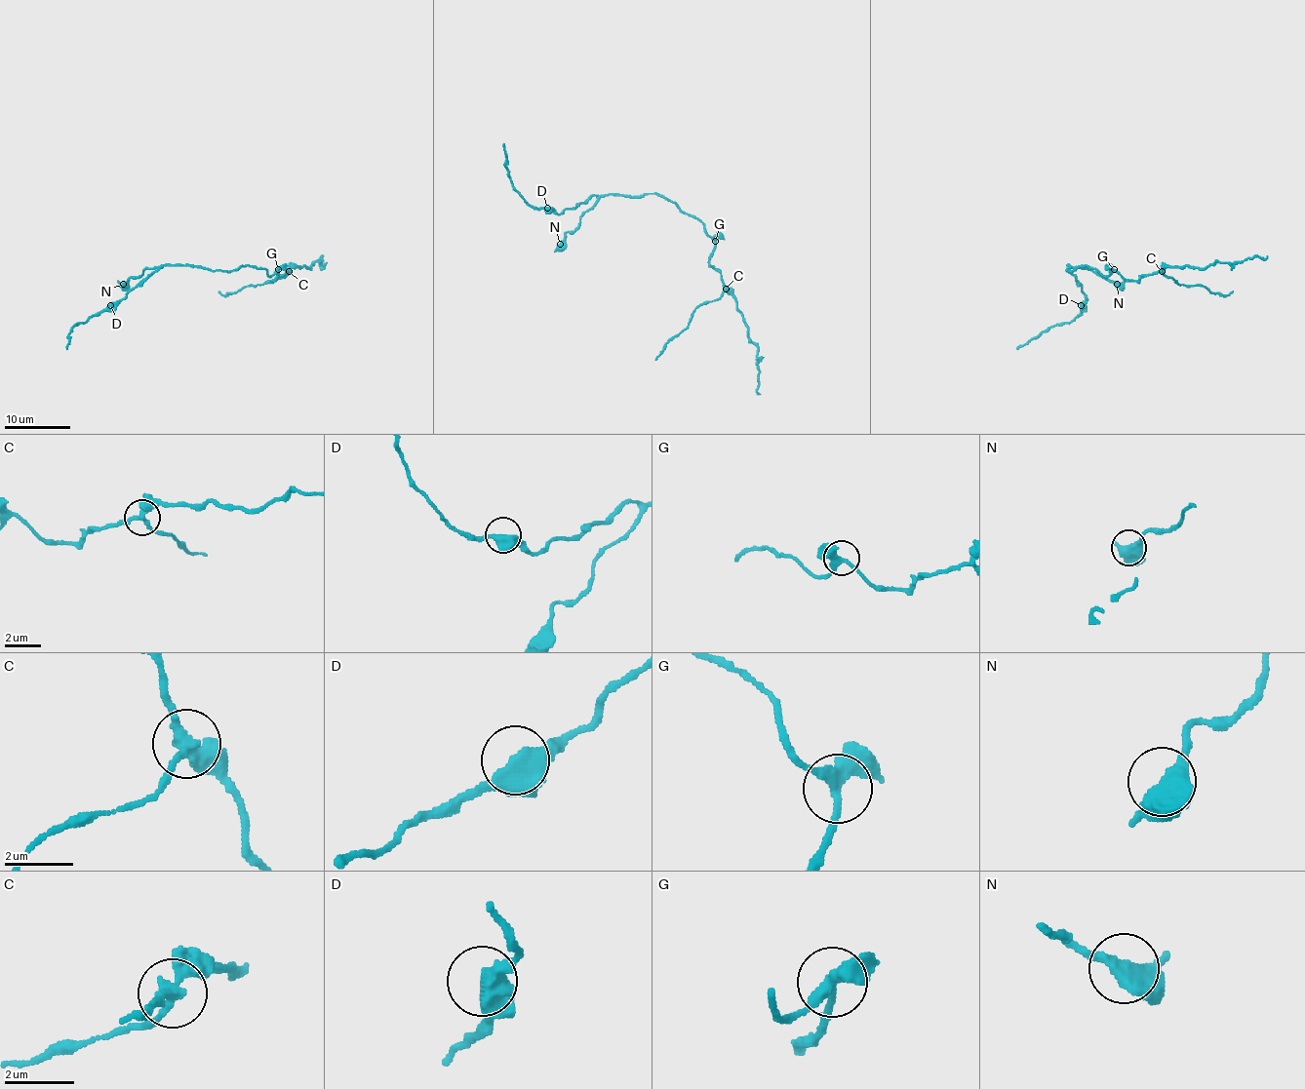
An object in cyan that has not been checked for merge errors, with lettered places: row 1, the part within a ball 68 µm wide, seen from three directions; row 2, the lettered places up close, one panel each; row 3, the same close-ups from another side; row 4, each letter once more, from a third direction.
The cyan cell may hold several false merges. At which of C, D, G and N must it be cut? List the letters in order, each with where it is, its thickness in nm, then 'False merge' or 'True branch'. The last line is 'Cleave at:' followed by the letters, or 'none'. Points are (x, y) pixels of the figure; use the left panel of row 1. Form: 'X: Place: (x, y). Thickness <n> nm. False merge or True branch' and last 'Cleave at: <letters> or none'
C: Place: (289, 271). Thickness 280 nm. False merge
D: Place: (110, 305). Thickness 460 nm. True branch
G: Place: (278, 269). Thickness 320 nm. True branch
N: Place: (123, 284). Thickness 460 nm. True branch
Cleave at: C

